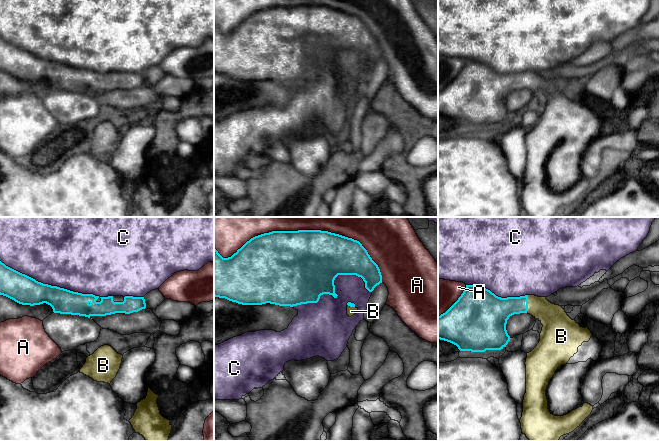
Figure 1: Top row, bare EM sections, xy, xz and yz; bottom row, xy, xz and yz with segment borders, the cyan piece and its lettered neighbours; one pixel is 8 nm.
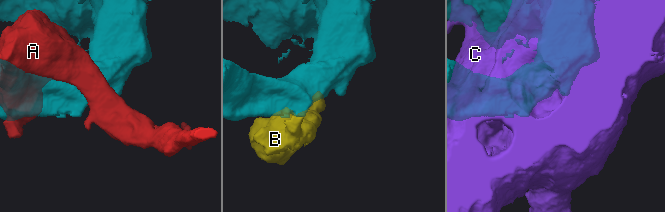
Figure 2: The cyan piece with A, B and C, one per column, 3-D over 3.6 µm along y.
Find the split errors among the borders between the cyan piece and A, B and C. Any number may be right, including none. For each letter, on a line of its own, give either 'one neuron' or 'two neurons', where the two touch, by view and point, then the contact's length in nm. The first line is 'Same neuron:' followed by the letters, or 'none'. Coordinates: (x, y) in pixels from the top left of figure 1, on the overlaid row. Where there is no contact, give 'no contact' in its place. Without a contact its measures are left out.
Same neuron: B
A: two neurons | xz (307, 230) | 1350 nm
B: one neuron | yz (527, 304) | 140 nm
C: two neurons | xy (56, 286) | 950 nm

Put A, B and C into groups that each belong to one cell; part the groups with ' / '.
A / B / C

